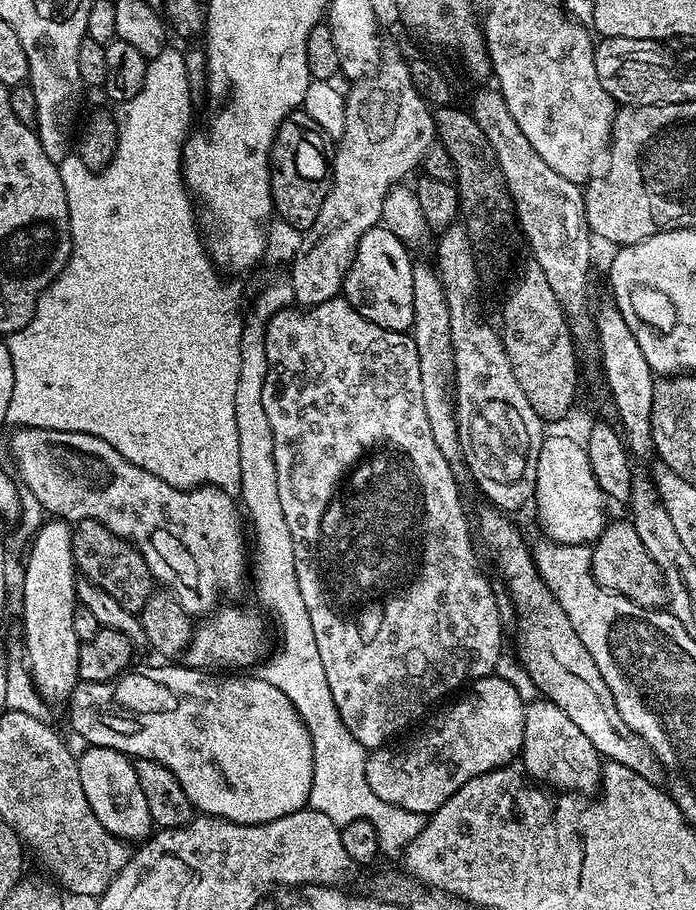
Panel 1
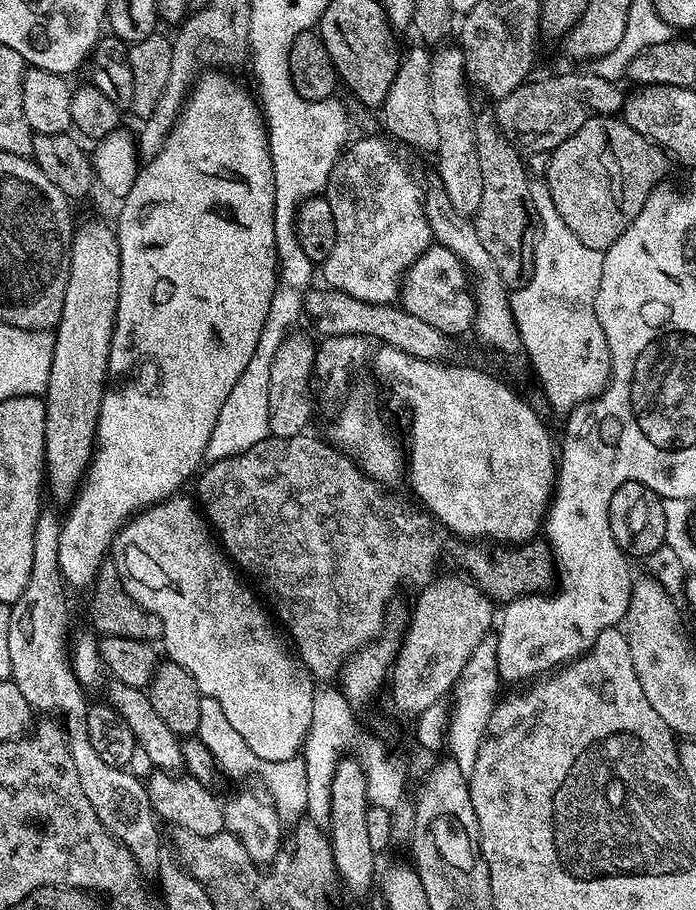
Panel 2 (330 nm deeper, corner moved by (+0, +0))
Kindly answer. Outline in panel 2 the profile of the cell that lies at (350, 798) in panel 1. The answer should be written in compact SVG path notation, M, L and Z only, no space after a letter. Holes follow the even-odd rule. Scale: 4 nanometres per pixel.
M201 697L199 702L199 726L196 731L197 739L214 754L216 764L219 765L223 775L244 777L246 772L257 776L261 784L266 788L265 793L272 805L275 806L281 821L295 821L306 811L307 806L307 776L306 768L301 757L286 759L284 762L266 762L258 758L256 754L245 744L238 730L226 720L226 714L222 711L221 703Z

